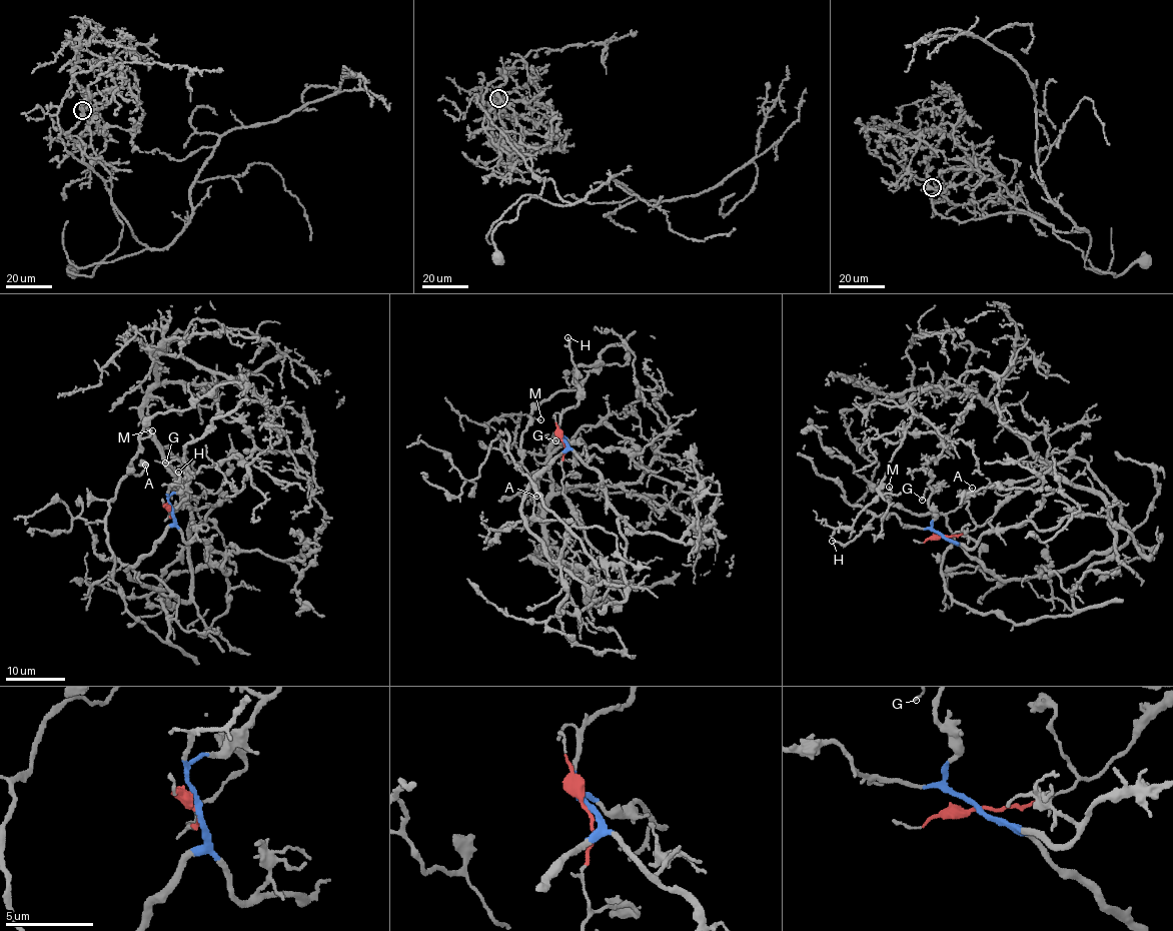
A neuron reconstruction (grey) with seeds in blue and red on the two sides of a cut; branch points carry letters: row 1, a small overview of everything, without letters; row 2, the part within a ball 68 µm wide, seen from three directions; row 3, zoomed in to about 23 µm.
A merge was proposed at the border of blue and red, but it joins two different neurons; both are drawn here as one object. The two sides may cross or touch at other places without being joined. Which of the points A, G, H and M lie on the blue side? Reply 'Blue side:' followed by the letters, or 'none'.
Blue side: G, H

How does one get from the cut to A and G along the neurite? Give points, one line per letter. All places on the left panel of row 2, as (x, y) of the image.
A: (170, 511), (214, 506), (161, 578), (167, 641), (130, 614), (106, 530), (109, 502), (145, 463)
G: (170, 511), (168, 497), (182, 490), (192, 473), (176, 459), (164, 462)

